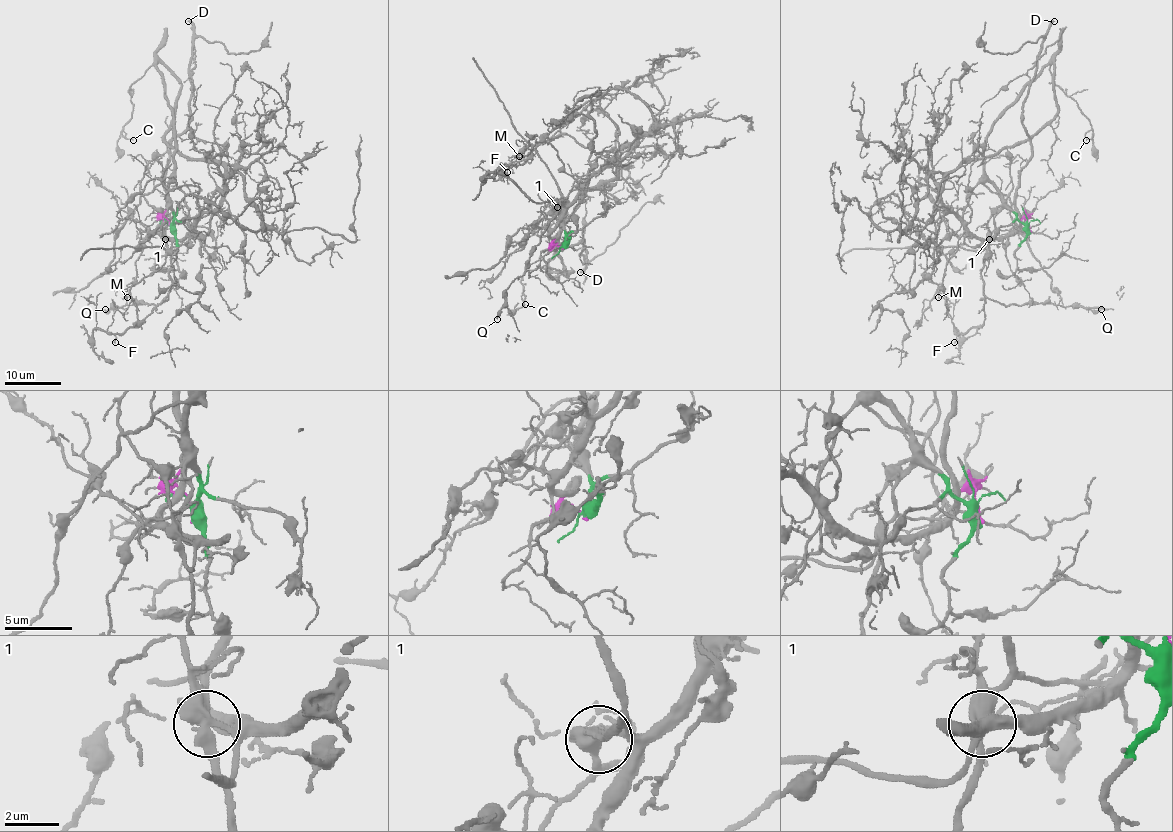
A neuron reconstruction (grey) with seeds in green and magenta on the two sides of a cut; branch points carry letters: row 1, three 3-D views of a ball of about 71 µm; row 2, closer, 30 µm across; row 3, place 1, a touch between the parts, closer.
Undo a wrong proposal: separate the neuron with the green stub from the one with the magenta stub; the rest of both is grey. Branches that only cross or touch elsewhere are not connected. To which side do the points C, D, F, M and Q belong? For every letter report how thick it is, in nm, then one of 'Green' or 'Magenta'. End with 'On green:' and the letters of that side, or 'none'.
C: Thickness 100 nm. Green
D: Thickness 340 nm. Magenta
F: Thickness 110 nm. Green
M: Thickness 120 nm. Green
Q: Thickness 260 nm. Green
On green: C, F, M, Q

